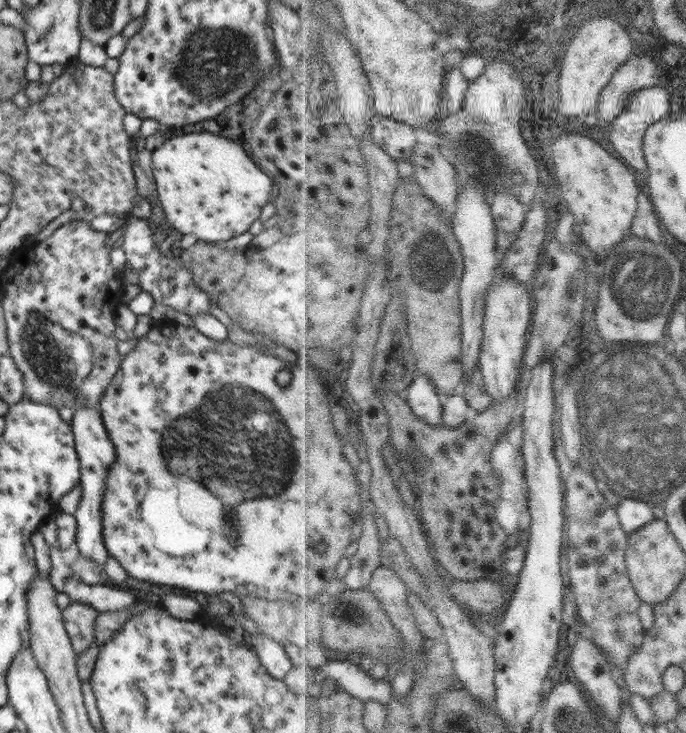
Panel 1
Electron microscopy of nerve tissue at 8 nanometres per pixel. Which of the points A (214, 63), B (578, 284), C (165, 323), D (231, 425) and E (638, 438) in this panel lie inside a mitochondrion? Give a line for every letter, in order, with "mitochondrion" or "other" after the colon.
A: mitochondrion
B: mitochondrion
C: other
D: mitochondrion
E: mitochondrion

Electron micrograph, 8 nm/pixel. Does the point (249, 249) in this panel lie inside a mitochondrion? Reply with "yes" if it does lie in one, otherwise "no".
no

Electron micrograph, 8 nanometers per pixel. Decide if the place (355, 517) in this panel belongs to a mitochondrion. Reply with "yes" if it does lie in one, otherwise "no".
no

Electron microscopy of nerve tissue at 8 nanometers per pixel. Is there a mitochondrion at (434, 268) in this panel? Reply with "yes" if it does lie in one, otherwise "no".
yes

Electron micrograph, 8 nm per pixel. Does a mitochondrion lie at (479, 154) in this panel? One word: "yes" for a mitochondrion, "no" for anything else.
yes

